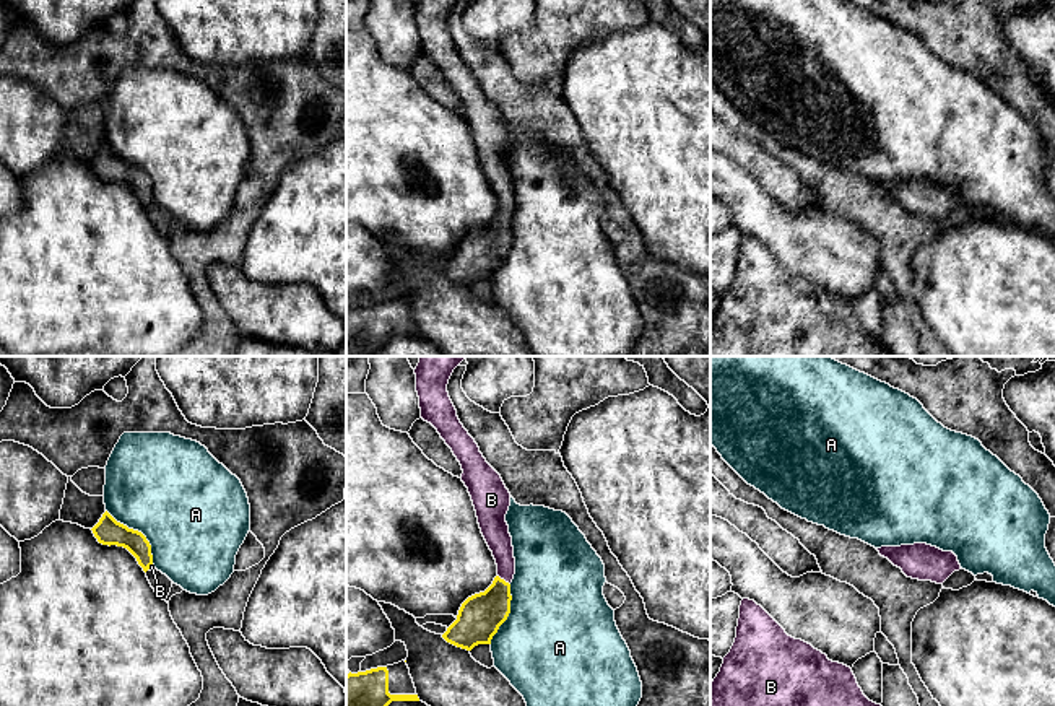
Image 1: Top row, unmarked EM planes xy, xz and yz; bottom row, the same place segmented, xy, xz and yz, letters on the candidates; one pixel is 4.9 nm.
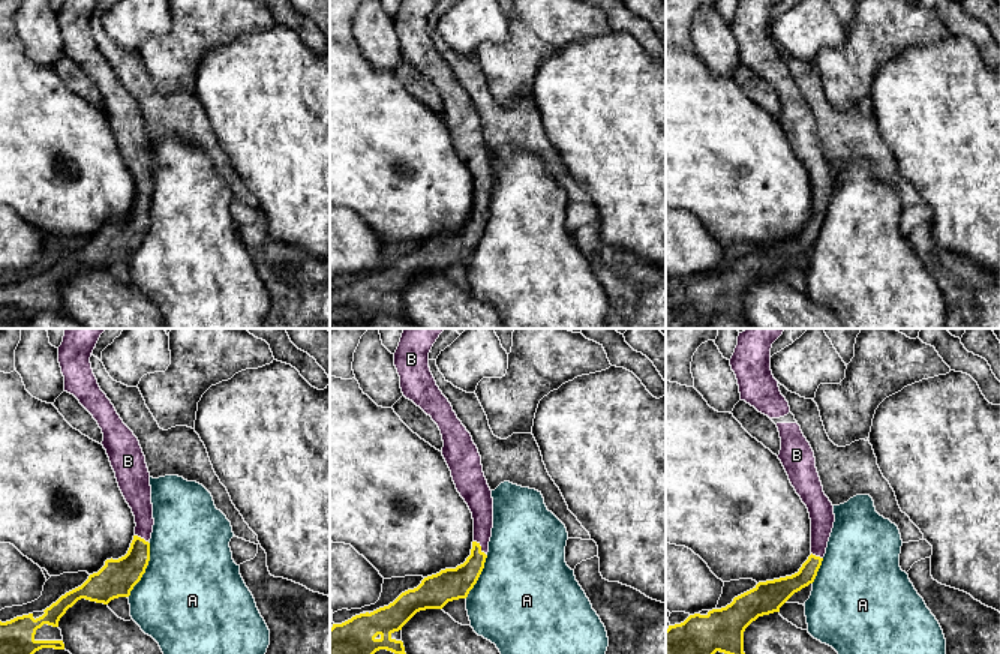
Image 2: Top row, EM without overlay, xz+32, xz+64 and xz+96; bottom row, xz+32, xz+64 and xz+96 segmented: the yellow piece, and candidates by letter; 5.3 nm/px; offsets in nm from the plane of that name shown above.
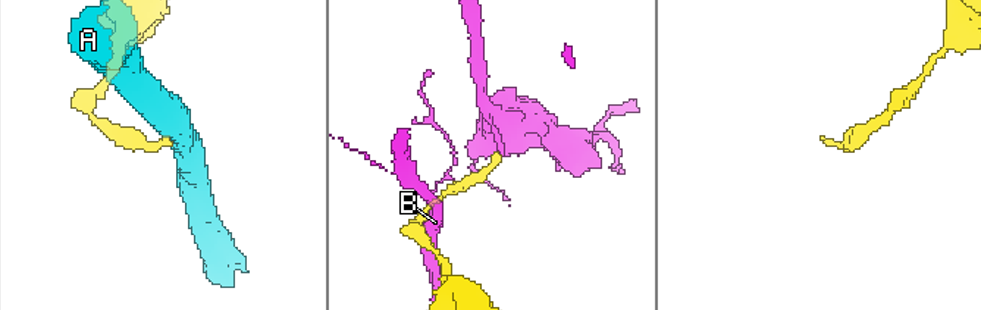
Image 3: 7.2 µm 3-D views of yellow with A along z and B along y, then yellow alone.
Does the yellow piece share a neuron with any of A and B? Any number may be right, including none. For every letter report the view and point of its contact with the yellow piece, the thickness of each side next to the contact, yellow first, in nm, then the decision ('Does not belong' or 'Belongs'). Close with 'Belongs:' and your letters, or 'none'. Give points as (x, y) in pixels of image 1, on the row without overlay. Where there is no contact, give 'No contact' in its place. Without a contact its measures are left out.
A: Touches yellow at xy (137, 166). Thickness 140 nm (yellow) against 500 nm. Does not belong
B: Touches yellow at xz (503, 215). Thickness 220 nm (yellow) against 130 nm. Belongs
Belongs: B

